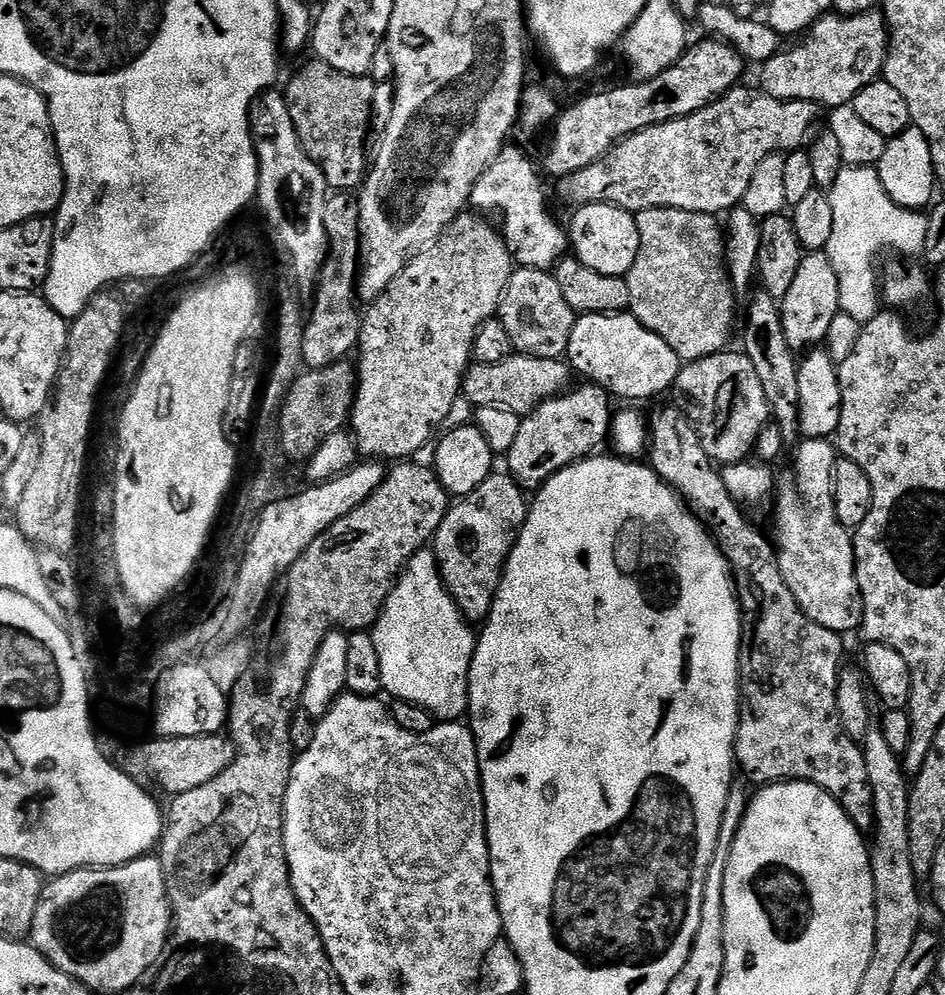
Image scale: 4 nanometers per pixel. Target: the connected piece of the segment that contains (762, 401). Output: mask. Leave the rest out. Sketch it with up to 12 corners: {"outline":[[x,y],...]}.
{"outline":[[743,351],[685,363],[675,407],[720,466],[770,424]]}

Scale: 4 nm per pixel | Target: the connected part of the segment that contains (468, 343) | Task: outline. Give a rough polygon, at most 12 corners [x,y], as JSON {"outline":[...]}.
{"outline":[[461,214],[360,322],[350,428],[411,459],[514,271]]}

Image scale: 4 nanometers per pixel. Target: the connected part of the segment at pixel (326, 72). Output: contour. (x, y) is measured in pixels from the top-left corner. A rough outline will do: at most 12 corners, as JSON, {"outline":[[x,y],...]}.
{"outline":[[318,59],[283,89],[329,189],[370,167],[377,81]]}

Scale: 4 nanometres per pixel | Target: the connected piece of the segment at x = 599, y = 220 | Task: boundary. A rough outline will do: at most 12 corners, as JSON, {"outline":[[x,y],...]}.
{"outline":[[582,204],[570,224],[575,259],[627,277],[638,258],[635,215]]}

